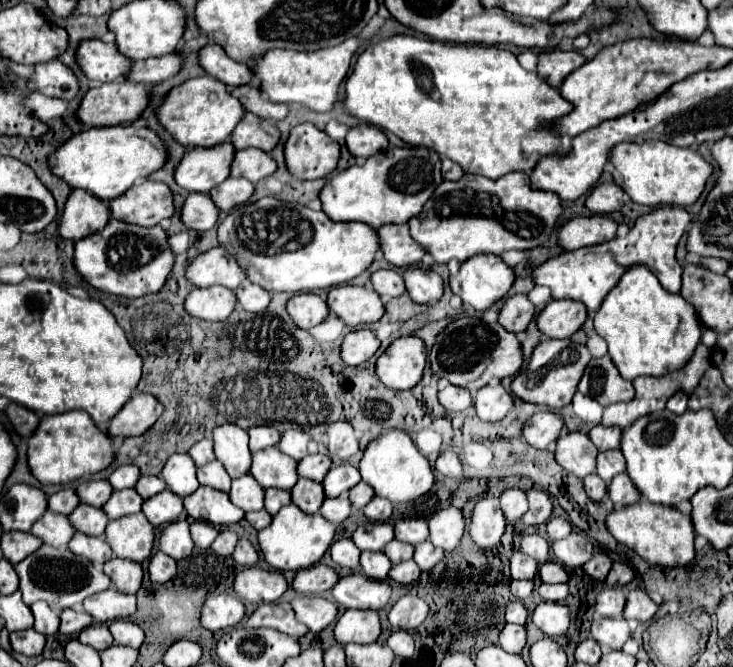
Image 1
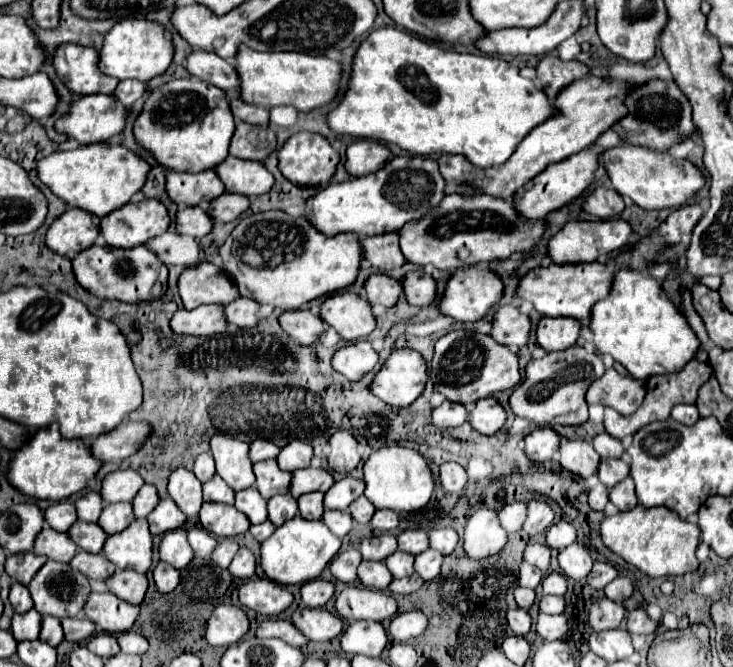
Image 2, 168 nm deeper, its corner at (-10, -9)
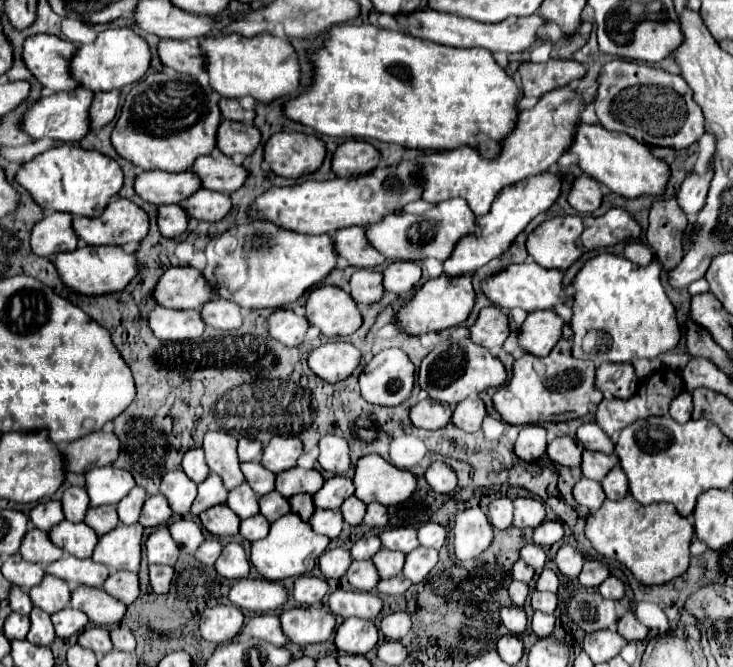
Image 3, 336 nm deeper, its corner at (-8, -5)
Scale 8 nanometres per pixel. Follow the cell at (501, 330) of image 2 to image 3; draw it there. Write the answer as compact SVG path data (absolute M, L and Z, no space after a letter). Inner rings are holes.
M488 306L480 310L480 316L476 324L470 328L470 338L488 348L488 350L500 350L506 338L510 336L510 324L508 324L508 314L502 312L498 306Z

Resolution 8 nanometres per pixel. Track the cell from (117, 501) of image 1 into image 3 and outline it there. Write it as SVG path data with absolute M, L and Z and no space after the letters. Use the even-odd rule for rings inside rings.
M98 506L98 508L90 508L84 522L96 530L98 536L104 536L106 532L110 532L120 520L116 514L116 506Z

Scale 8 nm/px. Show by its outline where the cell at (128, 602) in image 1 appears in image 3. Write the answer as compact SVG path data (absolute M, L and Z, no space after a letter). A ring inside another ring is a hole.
M78 586L72 590L70 606L88 614L90 622L96 626L118 624L126 614L126 604L112 598L106 590L92 586Z

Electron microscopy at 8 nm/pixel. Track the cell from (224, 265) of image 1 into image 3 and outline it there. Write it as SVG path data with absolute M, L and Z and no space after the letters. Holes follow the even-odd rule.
M178 266L166 270L154 288L156 302L174 310L202 308L214 296L216 286L210 286L204 280L202 270L196 270L192 266Z

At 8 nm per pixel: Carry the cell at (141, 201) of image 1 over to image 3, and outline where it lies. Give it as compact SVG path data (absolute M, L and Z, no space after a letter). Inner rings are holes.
M114 198L98 218L74 218L74 230L78 238L92 246L122 246L142 240L148 234L148 228L148 212L126 198Z

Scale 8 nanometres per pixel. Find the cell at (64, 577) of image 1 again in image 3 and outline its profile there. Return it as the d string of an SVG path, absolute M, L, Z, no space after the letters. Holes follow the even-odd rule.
M44 574L42 582L36 584L34 588L30 588L28 594L30 594L34 606L42 608L48 614L54 614L70 604L72 590L70 590L68 582L64 582L62 578L52 576L52 574Z

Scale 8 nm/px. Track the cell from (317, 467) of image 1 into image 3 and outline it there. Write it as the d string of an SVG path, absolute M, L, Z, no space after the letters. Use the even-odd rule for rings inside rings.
M294 466L290 470L284 470L276 474L276 490L284 494L284 498L290 498L300 492L316 494L324 484L324 478L318 470L306 470L300 466Z

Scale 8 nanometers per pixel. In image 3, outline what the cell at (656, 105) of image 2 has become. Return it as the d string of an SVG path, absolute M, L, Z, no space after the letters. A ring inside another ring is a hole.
M612 60L598 78L596 114L606 130L624 132L648 146L686 148L704 134L704 116L700 106L692 100L690 86L678 76L660 68Z

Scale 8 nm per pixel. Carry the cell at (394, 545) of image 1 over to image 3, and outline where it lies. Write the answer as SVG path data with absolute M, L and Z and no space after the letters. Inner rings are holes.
M382 548L382 550L378 550L378 554L374 554L372 562L376 564L380 578L392 578L392 576L396 576L396 574L402 572L404 558L406 558L404 552Z

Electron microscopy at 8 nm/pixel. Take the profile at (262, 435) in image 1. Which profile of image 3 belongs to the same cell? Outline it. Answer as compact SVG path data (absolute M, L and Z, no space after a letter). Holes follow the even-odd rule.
M240 438L238 440L238 456L240 462L258 462L262 458L262 442L250 440L250 438Z

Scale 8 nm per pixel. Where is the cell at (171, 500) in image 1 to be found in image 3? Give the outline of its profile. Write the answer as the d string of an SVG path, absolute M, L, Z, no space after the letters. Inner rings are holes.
M162 494L156 496L148 496L148 500L144 502L142 508L142 516L140 516L140 524L146 528L156 528L162 524L168 524L172 518L172 508L166 502L166 498Z

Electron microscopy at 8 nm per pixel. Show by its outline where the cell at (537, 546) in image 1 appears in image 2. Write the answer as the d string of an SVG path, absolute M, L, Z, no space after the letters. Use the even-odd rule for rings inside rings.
M530 544L524 550L524 560L530 562L532 566L538 566L542 572L550 568L550 558L552 558L552 550L544 544Z

